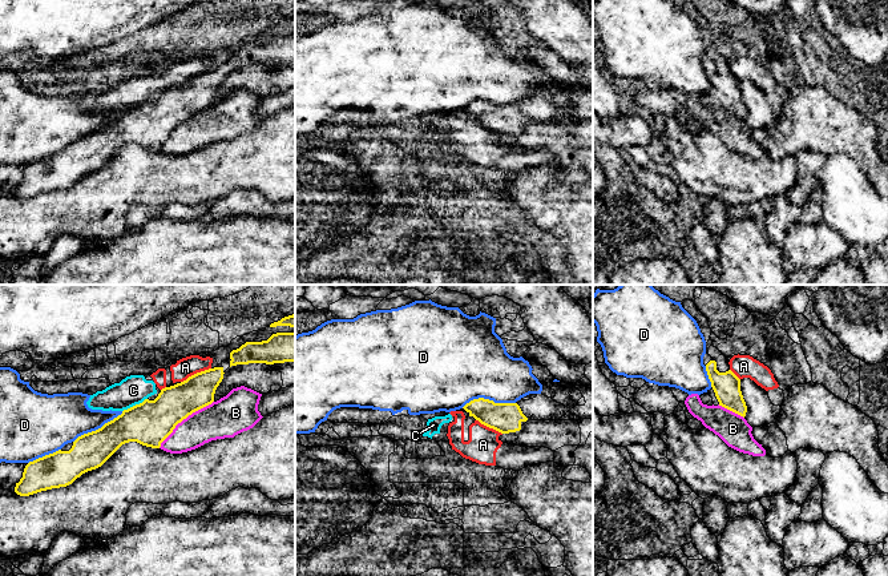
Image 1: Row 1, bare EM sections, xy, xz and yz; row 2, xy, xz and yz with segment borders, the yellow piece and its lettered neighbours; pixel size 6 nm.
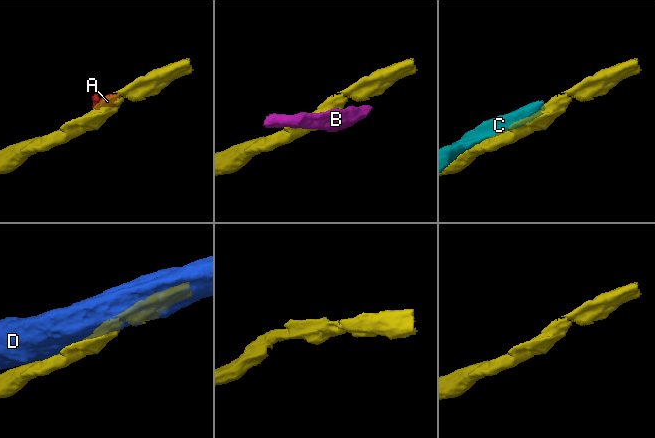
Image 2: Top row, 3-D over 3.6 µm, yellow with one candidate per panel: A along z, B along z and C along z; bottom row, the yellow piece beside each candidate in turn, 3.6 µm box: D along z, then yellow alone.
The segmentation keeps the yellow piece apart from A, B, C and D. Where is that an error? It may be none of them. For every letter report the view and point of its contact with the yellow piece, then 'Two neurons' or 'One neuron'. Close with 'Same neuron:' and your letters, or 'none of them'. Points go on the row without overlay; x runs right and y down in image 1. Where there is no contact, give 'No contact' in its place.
A: Touches yellow at xy (197, 75). Two neurons
B: Touches yellow at xy (184, 120). Two neurons
C: Touches yellow at xy (136, 107). Two neurons
D: Touches yellow at xz (488, 101). Two neurons
Same neuron: none of them

